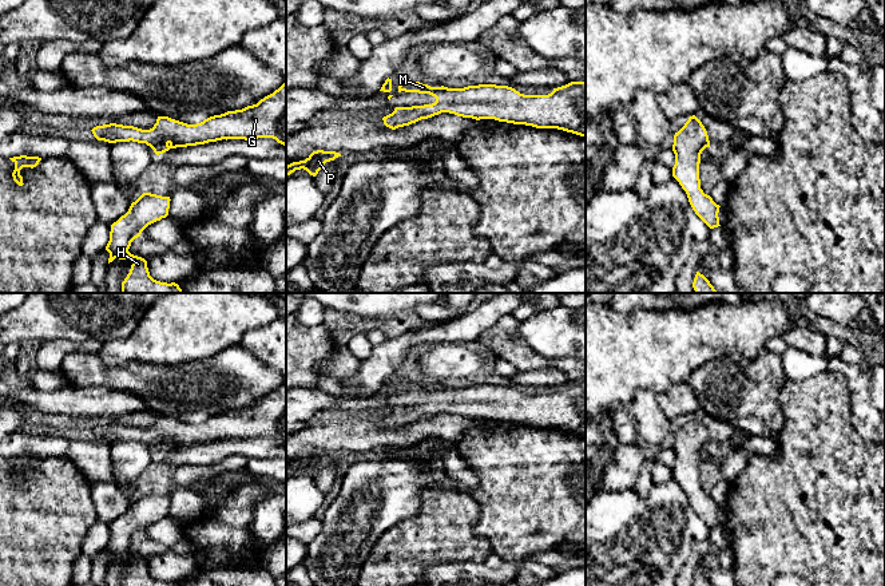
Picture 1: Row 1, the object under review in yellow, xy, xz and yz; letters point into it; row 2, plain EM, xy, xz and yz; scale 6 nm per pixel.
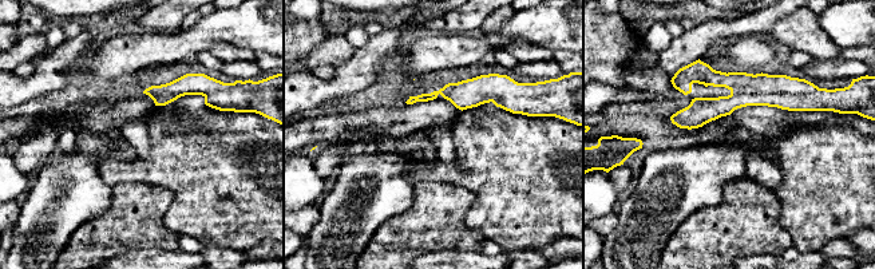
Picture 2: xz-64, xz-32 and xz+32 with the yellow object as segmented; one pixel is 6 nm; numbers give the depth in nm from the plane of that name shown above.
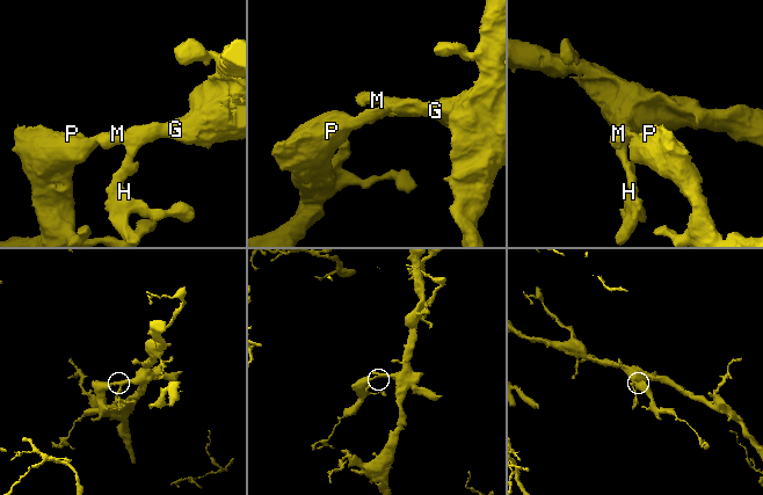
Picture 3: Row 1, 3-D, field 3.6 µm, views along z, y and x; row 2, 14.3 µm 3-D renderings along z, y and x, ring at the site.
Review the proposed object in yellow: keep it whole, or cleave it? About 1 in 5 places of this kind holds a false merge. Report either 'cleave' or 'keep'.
keep

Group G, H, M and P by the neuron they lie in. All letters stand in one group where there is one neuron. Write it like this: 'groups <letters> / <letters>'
groups G H M P

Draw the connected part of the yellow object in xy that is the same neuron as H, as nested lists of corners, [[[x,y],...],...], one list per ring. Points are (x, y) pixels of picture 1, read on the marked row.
[[[143,193],[131,203],[128,211],[111,225],[110,241],[106,250],[110,253],[108,264],[115,258],[130,260],[132,262],[130,273],[122,282],[120,293],[183,293],[178,284],[160,282],[150,276],[147,261],[128,252],[131,242],[140,237],[142,231],[151,223],[160,221],[168,215],[170,197],[162,197],[151,193]]]

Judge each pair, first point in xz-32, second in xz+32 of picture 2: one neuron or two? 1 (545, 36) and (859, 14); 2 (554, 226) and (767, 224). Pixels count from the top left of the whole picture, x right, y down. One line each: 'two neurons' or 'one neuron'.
1: one neuron
2: two neurons

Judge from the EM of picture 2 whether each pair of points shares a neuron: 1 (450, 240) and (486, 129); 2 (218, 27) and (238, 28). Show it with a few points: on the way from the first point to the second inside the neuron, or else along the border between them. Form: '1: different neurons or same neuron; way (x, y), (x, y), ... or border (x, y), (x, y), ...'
1: different neurons; border (435, 180), (456, 182), (474, 194), (466, 220)
2: same neuron; way (224, 27), (233, 27)

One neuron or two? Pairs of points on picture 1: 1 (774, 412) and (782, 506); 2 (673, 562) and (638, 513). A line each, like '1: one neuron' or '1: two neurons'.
1: two neurons
2: one neuron

